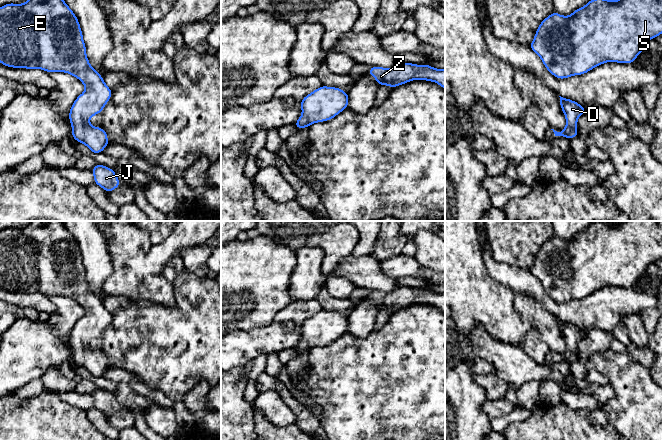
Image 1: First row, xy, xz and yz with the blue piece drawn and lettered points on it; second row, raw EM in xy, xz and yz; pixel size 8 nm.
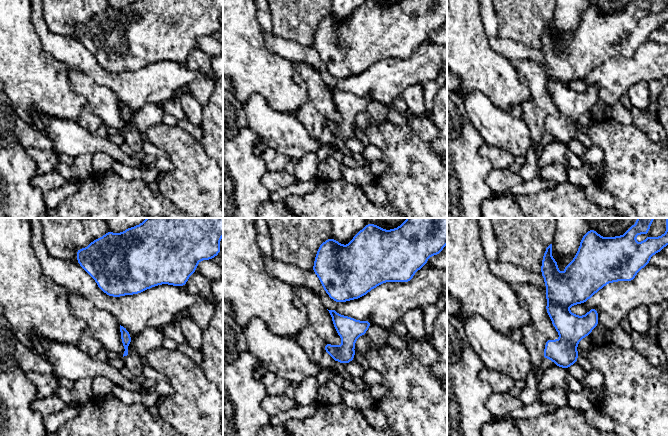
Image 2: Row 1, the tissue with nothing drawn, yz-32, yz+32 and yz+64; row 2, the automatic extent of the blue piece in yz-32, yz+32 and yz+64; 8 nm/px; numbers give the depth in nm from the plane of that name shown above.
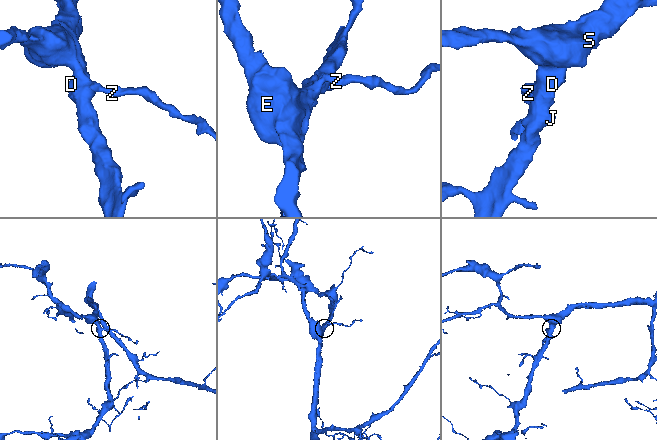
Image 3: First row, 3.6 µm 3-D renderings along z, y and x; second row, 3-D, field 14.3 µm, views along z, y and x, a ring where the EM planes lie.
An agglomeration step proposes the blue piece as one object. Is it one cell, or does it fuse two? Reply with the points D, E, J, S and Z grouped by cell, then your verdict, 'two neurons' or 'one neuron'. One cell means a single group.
groups D E J S Z; one neuron

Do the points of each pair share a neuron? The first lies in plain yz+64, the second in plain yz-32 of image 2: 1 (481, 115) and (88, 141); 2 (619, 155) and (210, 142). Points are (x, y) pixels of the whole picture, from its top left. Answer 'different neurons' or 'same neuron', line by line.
1: same neuron
2: different neurons

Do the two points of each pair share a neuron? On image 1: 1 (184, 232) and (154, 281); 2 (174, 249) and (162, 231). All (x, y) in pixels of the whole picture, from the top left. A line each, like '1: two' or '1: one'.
1: two
2: two

